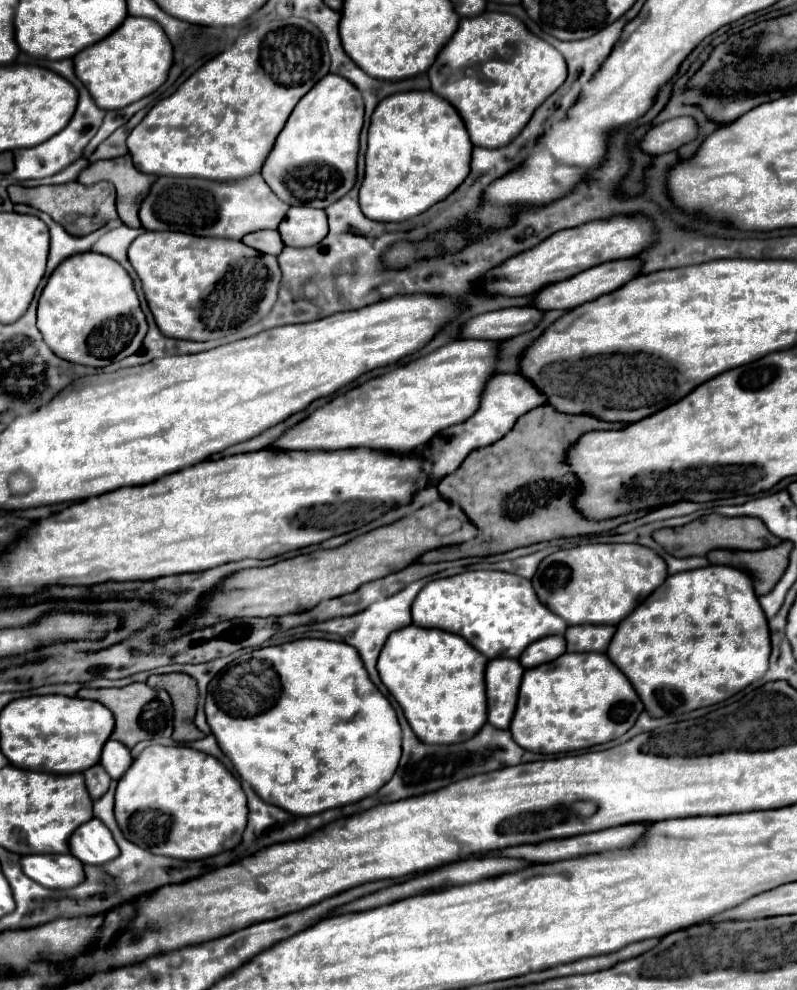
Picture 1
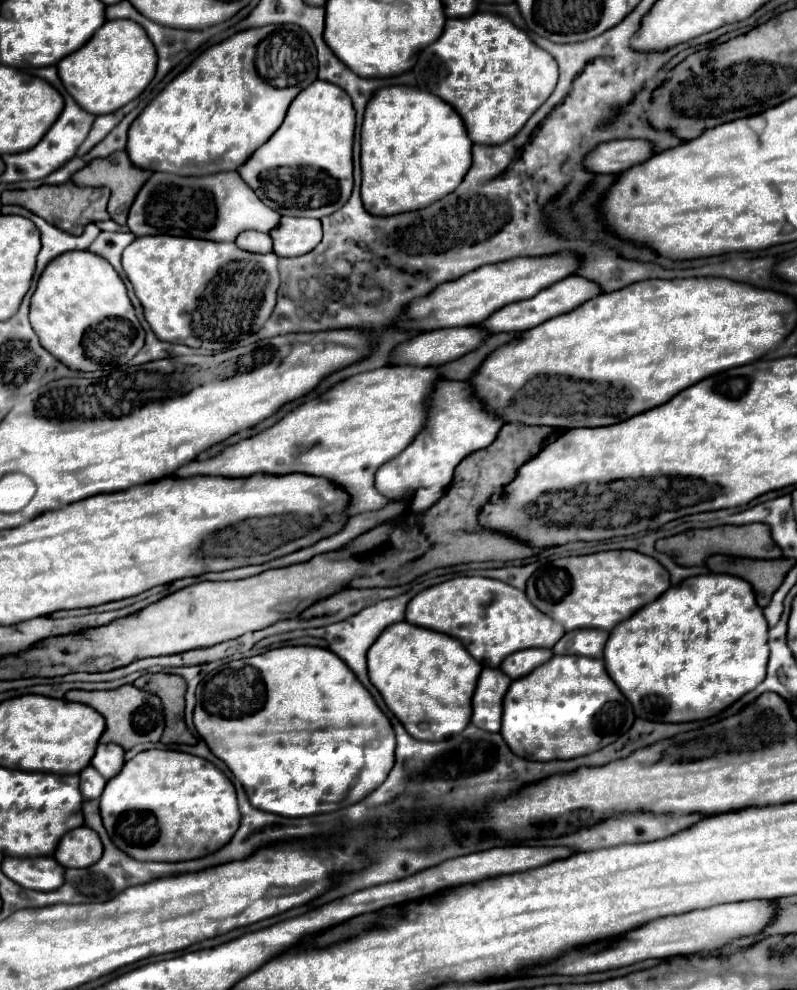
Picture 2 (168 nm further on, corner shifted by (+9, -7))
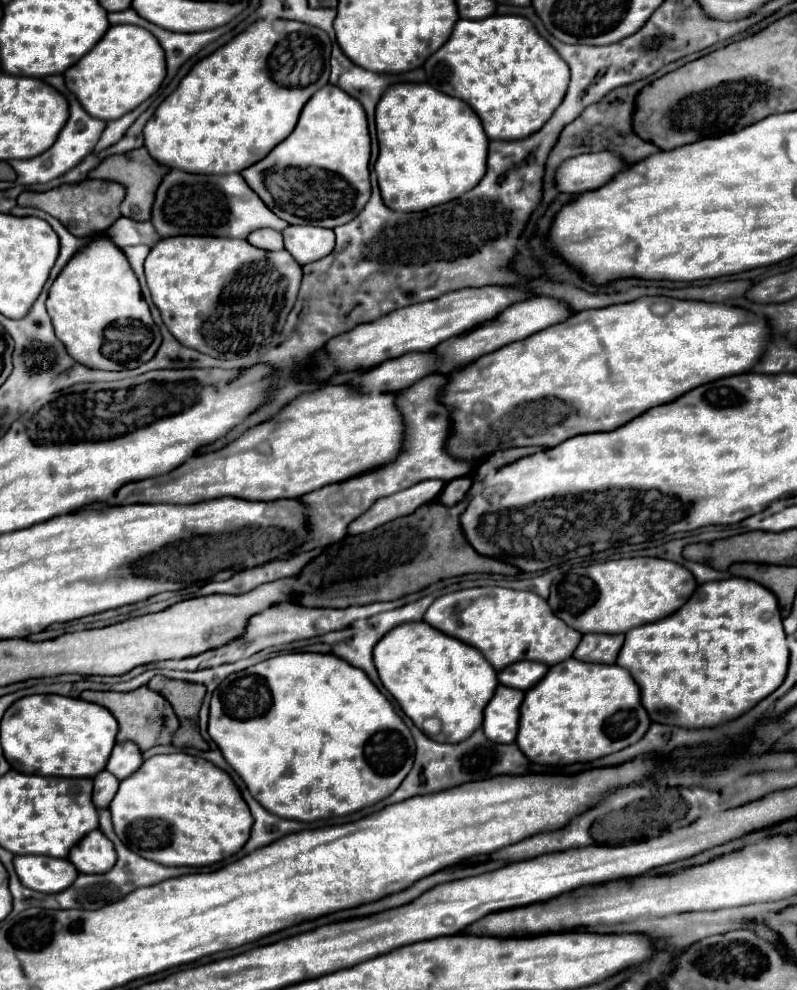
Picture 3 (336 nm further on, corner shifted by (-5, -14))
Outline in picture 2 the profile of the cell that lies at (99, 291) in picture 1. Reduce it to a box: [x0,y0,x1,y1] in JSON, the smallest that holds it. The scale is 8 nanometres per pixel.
[29,250,145,372]

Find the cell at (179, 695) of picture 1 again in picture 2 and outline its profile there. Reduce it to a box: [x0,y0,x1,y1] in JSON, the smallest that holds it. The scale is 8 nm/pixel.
[133,674,197,744]

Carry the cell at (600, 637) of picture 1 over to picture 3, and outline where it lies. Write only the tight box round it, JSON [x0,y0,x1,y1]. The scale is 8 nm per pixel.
[573,635,625,663]

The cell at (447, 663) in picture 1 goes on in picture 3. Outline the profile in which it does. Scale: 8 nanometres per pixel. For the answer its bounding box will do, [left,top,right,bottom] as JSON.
[373,621,497,743]

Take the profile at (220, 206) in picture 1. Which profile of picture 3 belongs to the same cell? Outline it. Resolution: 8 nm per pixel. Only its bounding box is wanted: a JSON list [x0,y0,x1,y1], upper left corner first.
[151,169,287,239]

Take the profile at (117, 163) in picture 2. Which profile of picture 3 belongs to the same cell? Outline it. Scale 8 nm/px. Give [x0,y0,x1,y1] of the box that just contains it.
[89,147,169,221]

